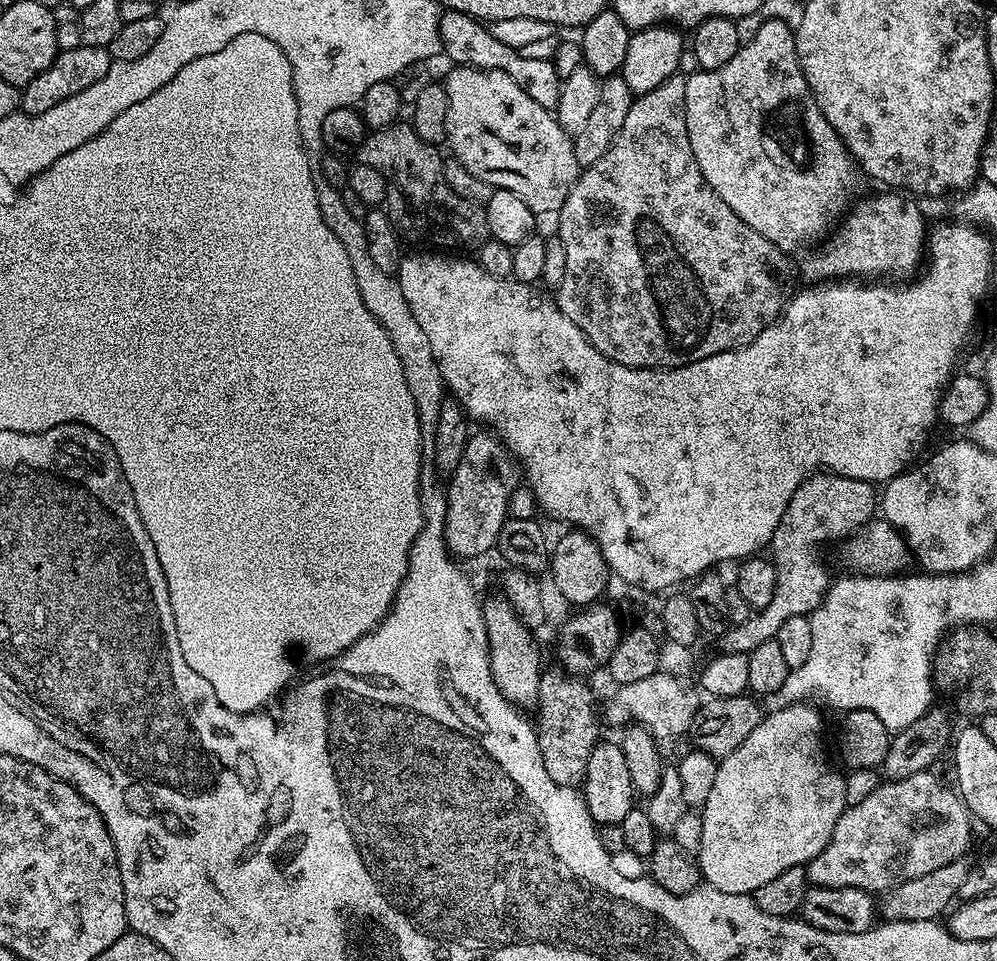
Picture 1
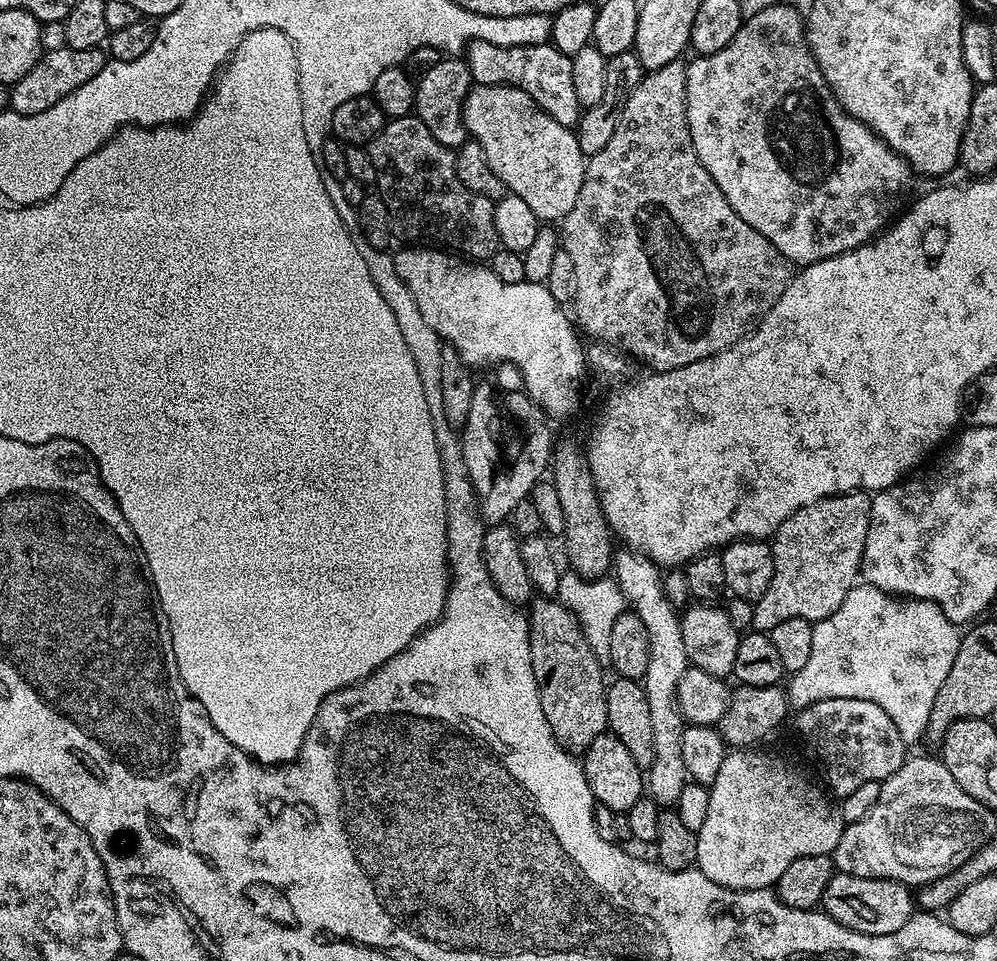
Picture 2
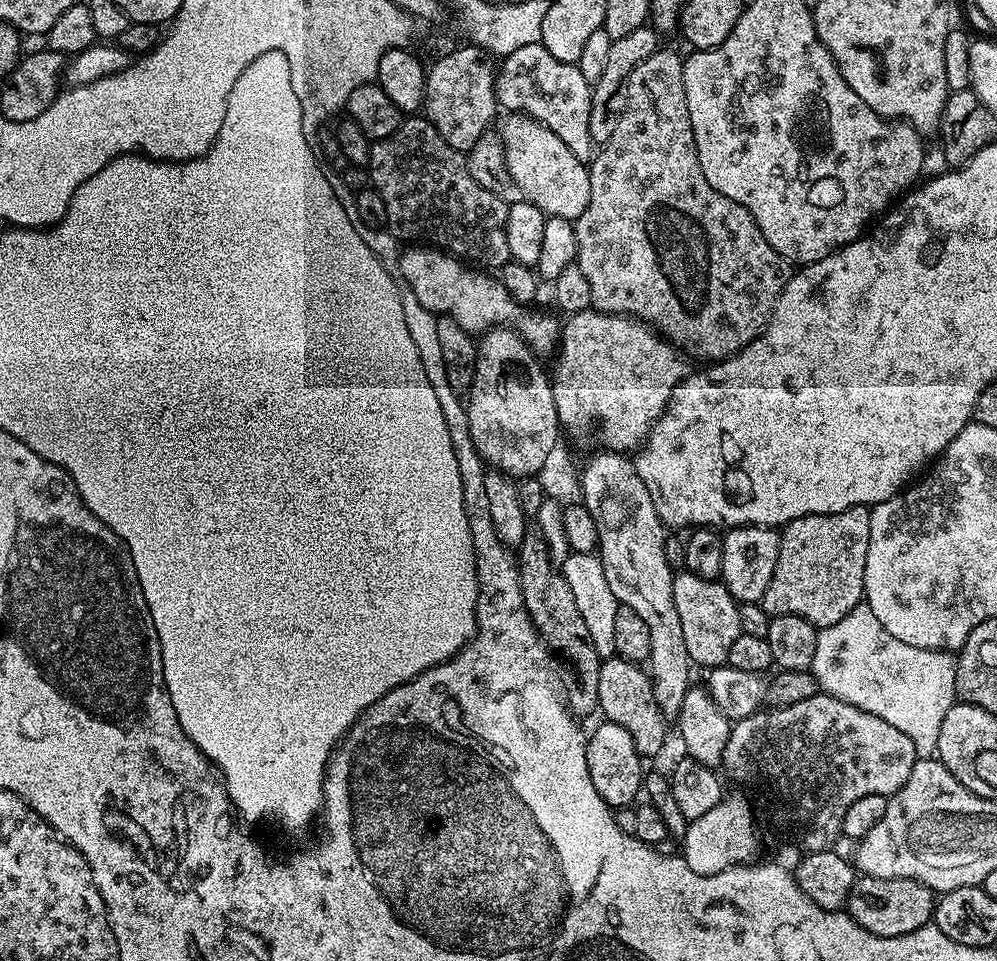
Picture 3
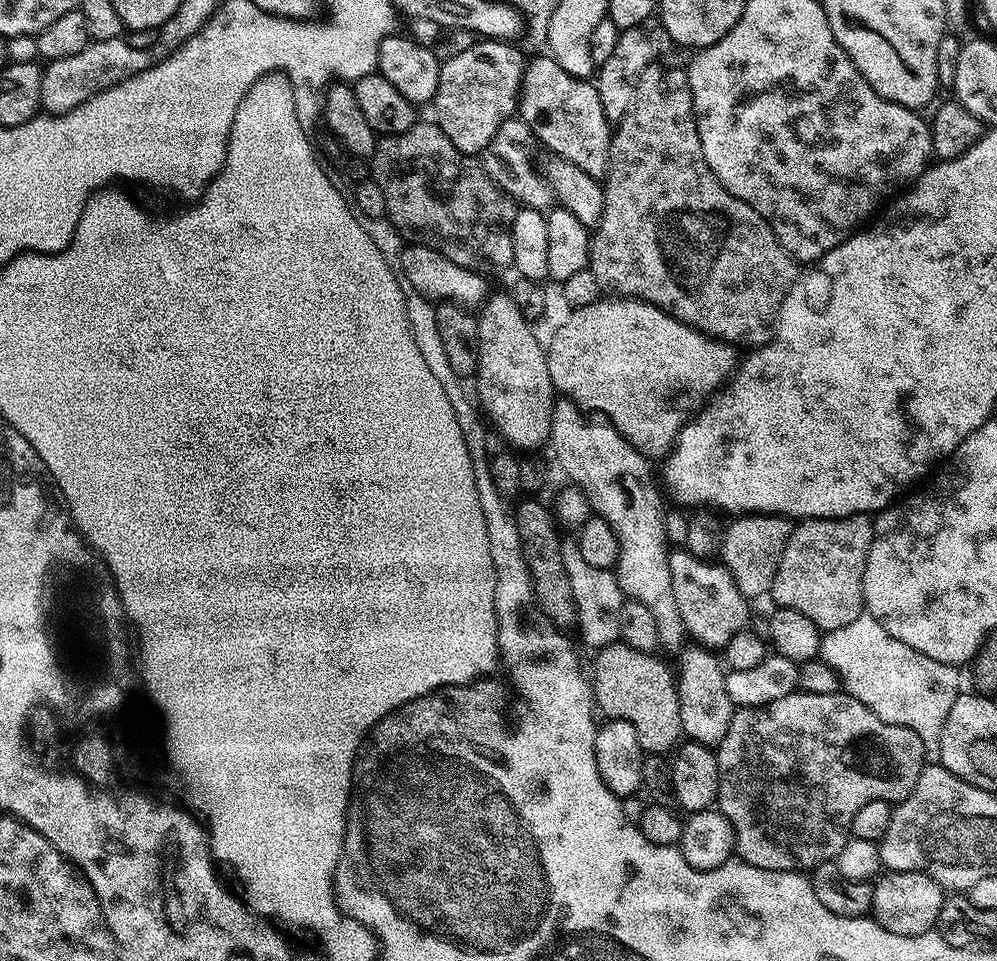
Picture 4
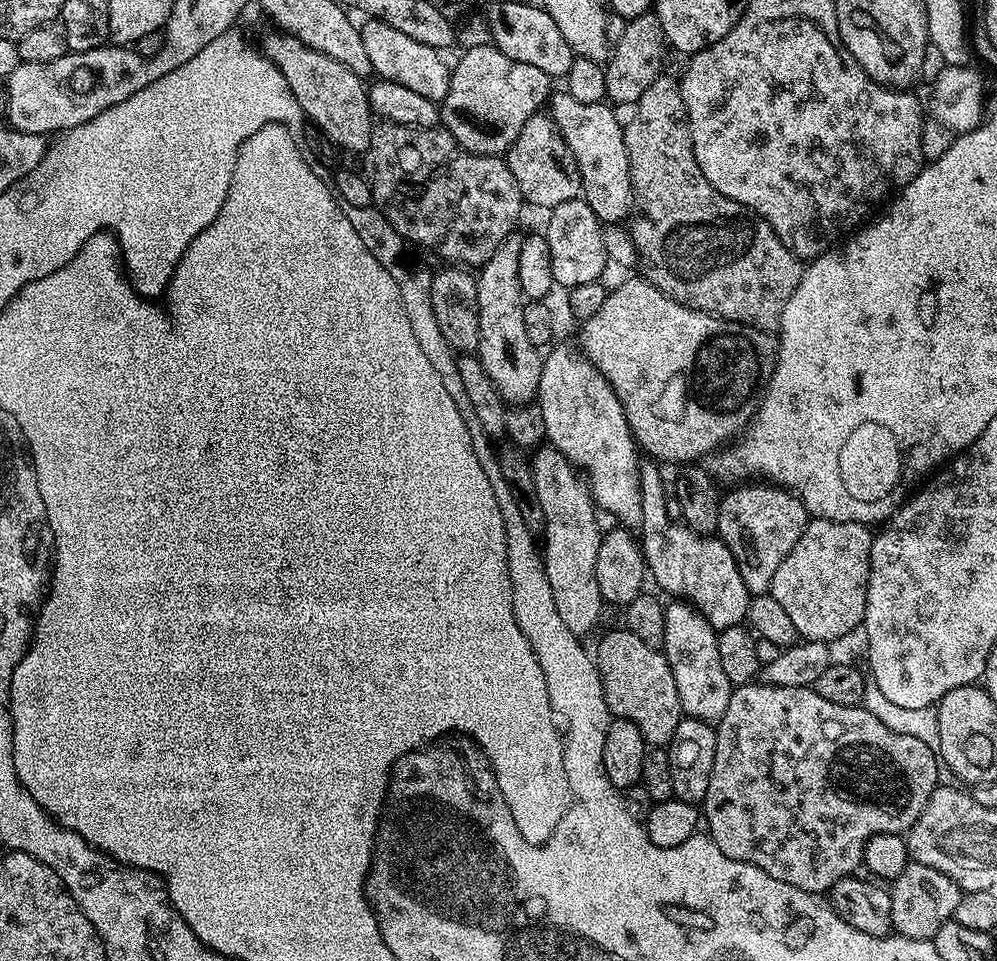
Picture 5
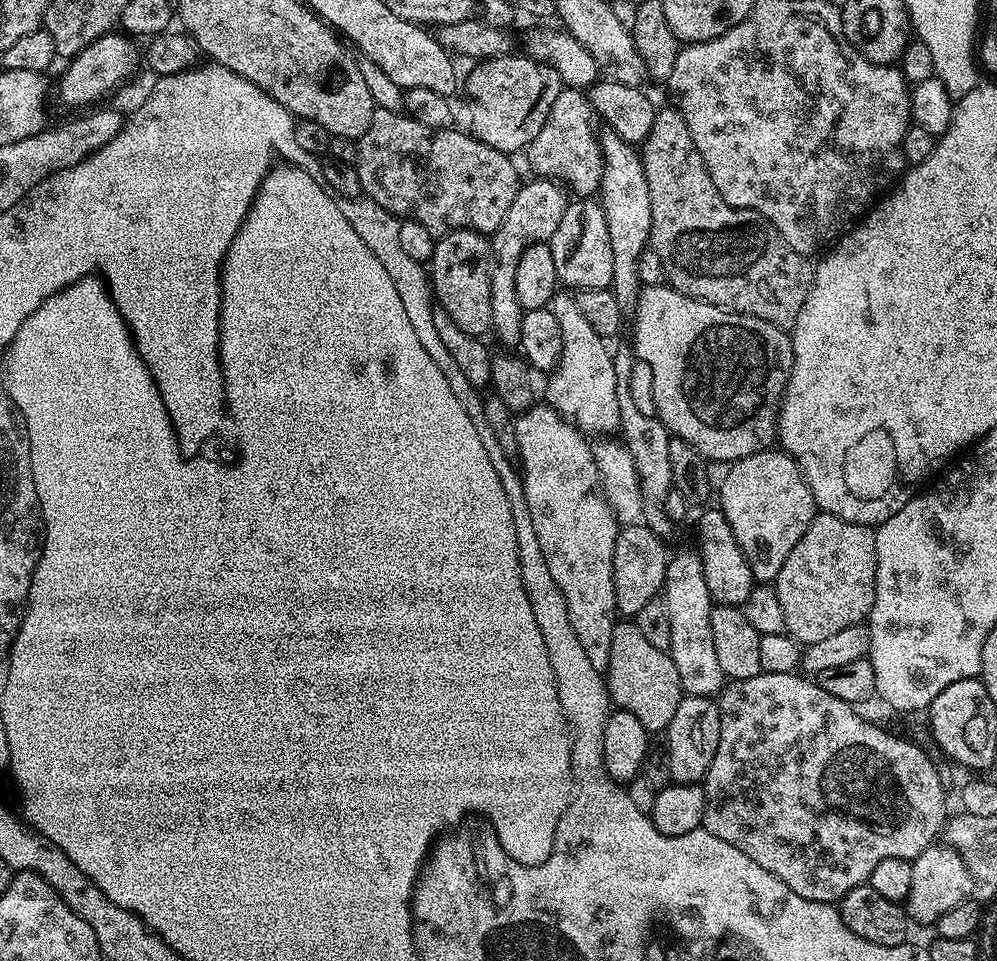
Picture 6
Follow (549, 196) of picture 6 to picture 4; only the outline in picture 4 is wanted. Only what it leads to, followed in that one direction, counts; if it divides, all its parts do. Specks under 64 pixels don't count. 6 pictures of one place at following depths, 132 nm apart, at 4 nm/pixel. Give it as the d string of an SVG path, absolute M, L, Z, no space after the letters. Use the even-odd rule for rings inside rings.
M507 291L491 296L492 293L478 312L480 364L476 368L474 383L480 395L479 407L486 416L488 411L490 424L492 419L493 426L513 449L536 448L552 435L554 389L546 348L542 340L540 344L539 338L532 333L533 325L525 320L522 310L518 310Z

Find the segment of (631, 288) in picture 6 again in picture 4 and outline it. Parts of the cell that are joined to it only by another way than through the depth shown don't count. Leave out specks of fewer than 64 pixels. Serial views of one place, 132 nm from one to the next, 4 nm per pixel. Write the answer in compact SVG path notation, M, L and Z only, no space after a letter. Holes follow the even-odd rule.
M551 55L527 61L522 95L518 101L519 119L528 123L532 135L559 159L570 162L587 176L600 178L608 170L608 151L612 145L613 125L602 110L595 83L566 74Z

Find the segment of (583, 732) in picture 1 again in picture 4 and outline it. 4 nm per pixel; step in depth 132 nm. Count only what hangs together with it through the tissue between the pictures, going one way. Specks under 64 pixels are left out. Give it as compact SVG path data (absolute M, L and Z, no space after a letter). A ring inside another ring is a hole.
M524 498L520 505L515 505L514 519L518 526L518 538L522 538L522 550L528 563L528 569L532 575L536 590L536 602L544 617L551 620L557 628L568 630L575 625L576 606L572 600L570 578L562 566L560 542L561 529L558 527L553 509L546 503L539 504L536 498Z

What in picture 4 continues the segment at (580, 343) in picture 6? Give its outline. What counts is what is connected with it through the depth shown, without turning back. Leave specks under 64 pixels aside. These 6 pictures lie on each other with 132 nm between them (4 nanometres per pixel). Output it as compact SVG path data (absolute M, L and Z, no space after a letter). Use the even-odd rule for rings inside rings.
M567 398L553 403L550 445L556 451L556 460L564 467L567 479L584 492L591 511L602 517L618 538L620 556L616 559L614 575L623 595L642 602L654 614L658 638L665 649L679 649L685 643L686 633L670 578L669 549L663 532L666 504L660 501L660 492L652 481L649 457L611 423L587 420L583 415L587 416L580 405Z

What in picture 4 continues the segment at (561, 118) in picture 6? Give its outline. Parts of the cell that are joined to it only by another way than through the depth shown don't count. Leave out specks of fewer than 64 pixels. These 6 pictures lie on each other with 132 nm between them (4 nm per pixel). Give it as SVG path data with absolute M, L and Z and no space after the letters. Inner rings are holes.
M504 120L502 126L498 126L498 134L494 134L494 138L484 147L482 167L500 191L505 192L519 207L548 210L553 207L554 197L547 175L536 169L536 148L538 141L525 120Z

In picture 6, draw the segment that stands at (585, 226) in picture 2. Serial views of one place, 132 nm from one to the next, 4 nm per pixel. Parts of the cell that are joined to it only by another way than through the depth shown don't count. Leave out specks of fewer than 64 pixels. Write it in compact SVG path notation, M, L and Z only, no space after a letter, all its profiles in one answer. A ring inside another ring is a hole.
M675 106L661 107L657 111L654 124L650 126L650 134L644 139L642 145L642 159L644 161L646 182L650 186L650 202L652 203L652 239L650 248L656 251L658 257L661 258L667 283L675 288L677 292L681 292L683 296L701 300L715 308L721 308L727 312L737 312L743 316L762 318L779 328L791 329L812 289L813 261L809 257L802 255L802 253L789 248L787 242L782 238L782 234L778 234L776 227L766 218L762 218L762 214L758 214L754 210L730 206L726 202L726 198L722 198L722 194L718 194L718 186L714 186L714 178L710 178L710 174L706 170L706 162L702 162L702 154L698 154L698 146L694 146L690 126L686 126L686 118L682 118L679 108Z

